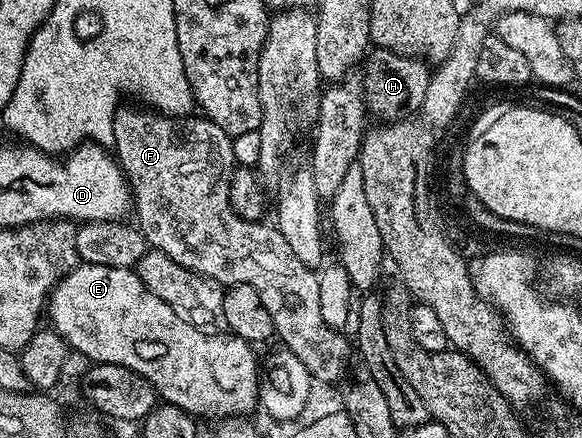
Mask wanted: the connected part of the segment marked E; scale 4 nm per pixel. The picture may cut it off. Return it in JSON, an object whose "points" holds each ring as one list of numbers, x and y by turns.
{"points":[[78,263,77,267,72,268,71,271,66,274,64,278,62,278,59,283,53,288,52,294,49,296,49,303,47,305,47,320,48,323,51,325,54,332,57,333,58,336,61,337,62,340,65,341,66,344,69,345,72,351,78,352,81,355,85,355,88,360,90,360,93,364,118,364,119,366,127,366,127,370,135,370,135,374,139,374,143,378,147,378,147,382,151,382,151,386,154,390,157,391,158,397,166,404,174,404,175,406,179,406,179,410,183,410,186,412,188,416,192,416,194,418,202,418,201,416,206,416,207,419,220,422,226,418,245,418,248,417,250,414,249,411,252,408,256,409,258,407,259,401,257,399,257,386,259,383,259,356,257,360,257,356,255,353,254,345,247,343,243,338,239,338,238,336,234,336,232,334,224,334,225,336,209,336,213,335,210,334,208,331,202,330,200,328,196,328,193,324,189,324,183,318,179,318,175,314,175,310,171,310,171,306,167,306,167,302,163,302,163,298,159,298,155,294,151,294,151,290,147,290,147,286,144,282,142,282,140,275,133,268,115,268,113,266,103,266,103,265,93,265,93,264,86,264,86,263]]}

